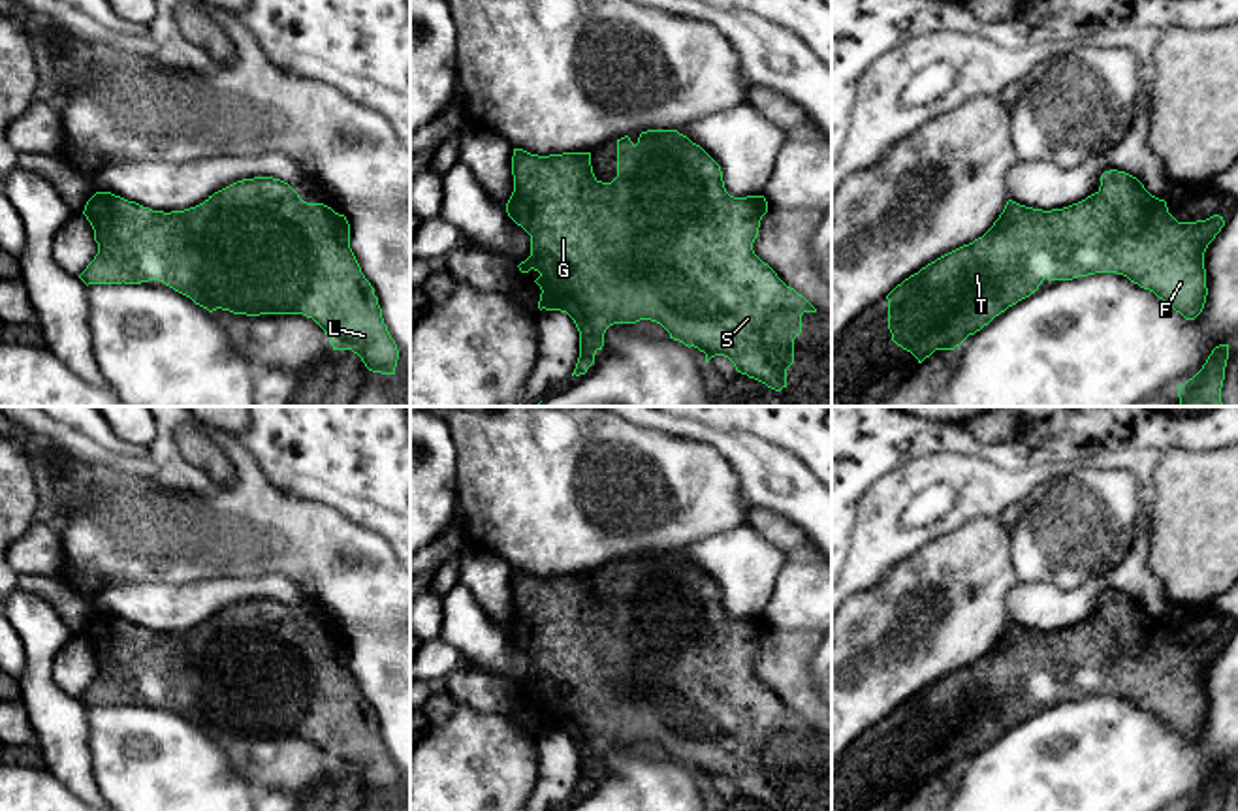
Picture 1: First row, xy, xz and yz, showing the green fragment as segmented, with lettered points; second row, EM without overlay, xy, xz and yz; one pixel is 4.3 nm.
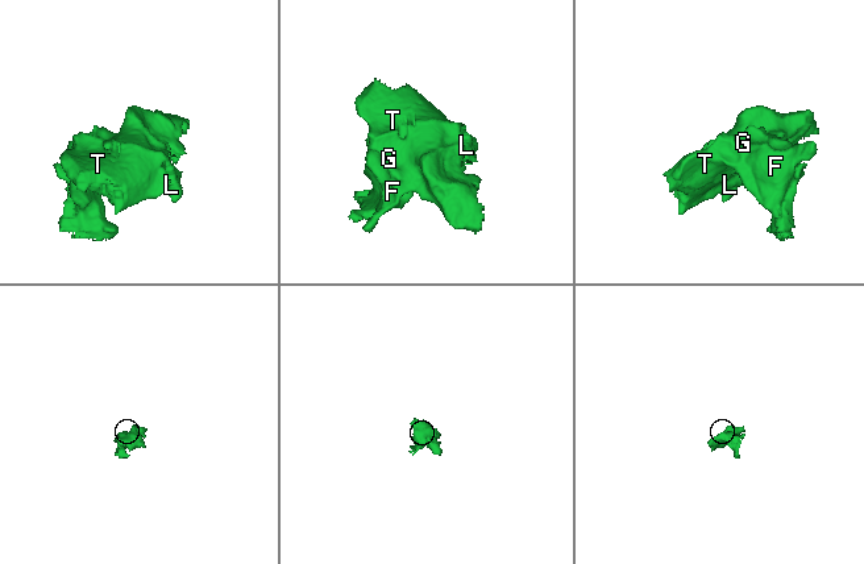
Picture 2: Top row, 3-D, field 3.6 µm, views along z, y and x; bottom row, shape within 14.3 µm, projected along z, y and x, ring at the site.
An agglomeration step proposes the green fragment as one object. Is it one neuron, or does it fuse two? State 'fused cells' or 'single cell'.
single cell

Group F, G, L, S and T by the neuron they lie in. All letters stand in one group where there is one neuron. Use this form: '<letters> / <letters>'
F G L S T

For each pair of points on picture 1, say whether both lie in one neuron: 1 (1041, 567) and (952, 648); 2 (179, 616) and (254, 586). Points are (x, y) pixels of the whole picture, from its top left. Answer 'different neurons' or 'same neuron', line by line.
1: different neurons
2: same neuron

